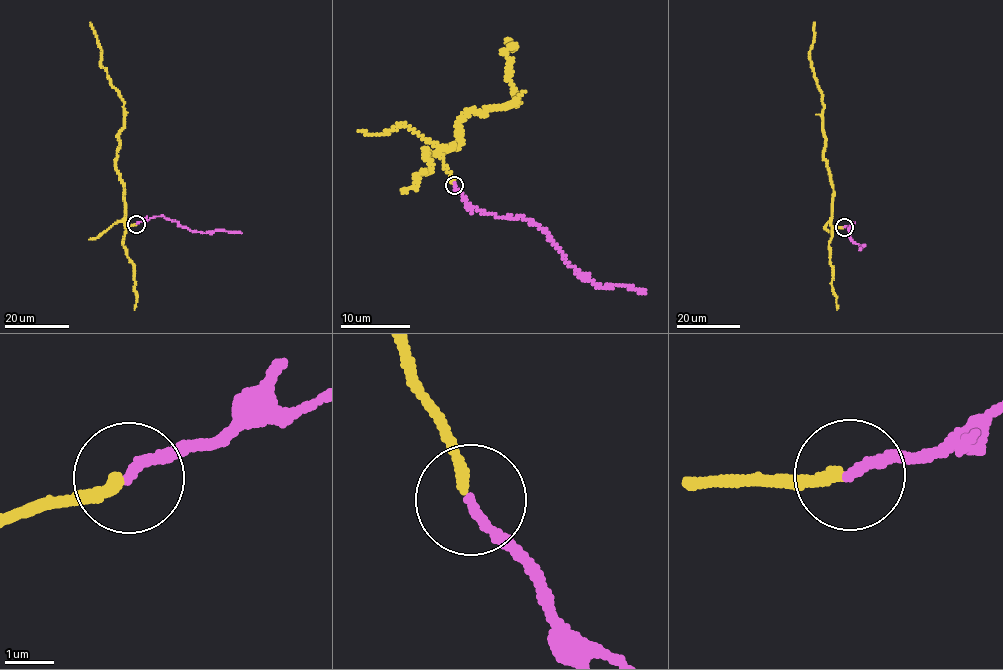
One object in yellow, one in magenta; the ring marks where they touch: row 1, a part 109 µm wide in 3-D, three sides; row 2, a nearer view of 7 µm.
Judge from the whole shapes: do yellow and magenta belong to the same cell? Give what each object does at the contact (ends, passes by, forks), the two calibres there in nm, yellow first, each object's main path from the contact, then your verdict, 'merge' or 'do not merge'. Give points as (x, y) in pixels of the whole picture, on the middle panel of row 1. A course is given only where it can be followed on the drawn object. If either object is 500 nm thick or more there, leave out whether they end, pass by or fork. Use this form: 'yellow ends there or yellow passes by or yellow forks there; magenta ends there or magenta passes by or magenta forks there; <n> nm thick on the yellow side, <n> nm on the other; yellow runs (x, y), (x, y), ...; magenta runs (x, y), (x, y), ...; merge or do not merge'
yellow ends there; magenta ends there; 220 nm thick on the yellow side, 200 nm on the other; yellow runs (453, 183), (441, 150), (463, 143), (461, 120), (518, 101), (505, 51), (516, 45), (511, 49), (507, 39); magenta runs (453, 185), (480, 211), (521, 216), (542, 227), (569, 263), (597, 284), (633, 286), (644, 292); merge

